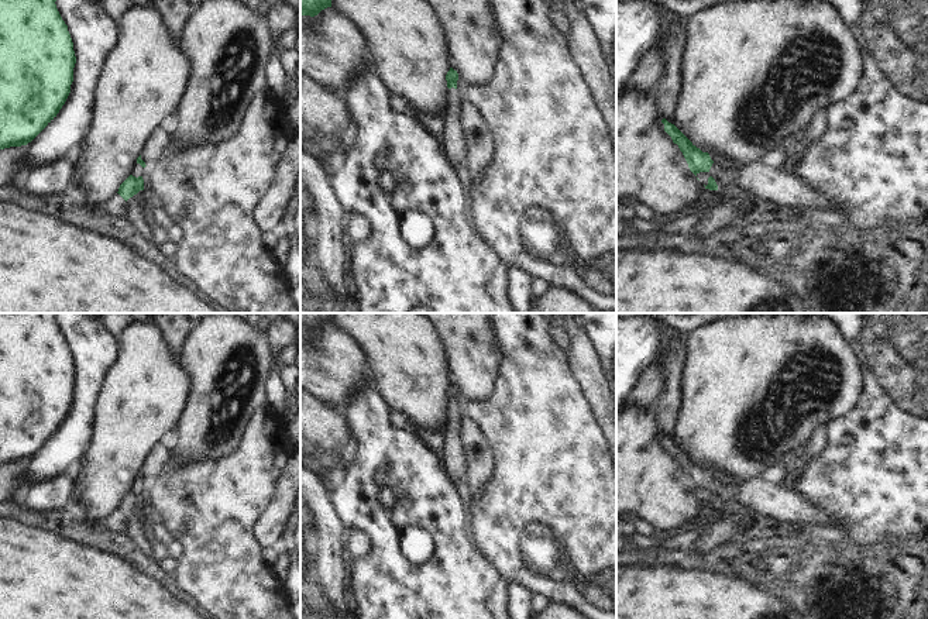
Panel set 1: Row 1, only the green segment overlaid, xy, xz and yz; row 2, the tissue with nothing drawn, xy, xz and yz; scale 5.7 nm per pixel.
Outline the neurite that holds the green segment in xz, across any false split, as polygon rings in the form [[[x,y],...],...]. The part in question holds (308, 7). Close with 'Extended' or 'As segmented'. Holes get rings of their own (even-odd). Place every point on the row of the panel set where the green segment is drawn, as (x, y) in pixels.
[[[300,0],[300,16],[315,17],[327,7],[331,7],[331,0]]]. As segmented

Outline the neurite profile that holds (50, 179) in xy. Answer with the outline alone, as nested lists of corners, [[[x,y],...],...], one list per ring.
[[[63,159],[28,169],[24,189],[35,196],[56,196],[73,178],[73,159]]]

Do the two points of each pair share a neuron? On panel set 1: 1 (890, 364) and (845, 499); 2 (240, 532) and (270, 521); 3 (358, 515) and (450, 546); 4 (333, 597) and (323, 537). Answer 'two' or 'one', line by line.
1: one
2: two
3: one
4: one

